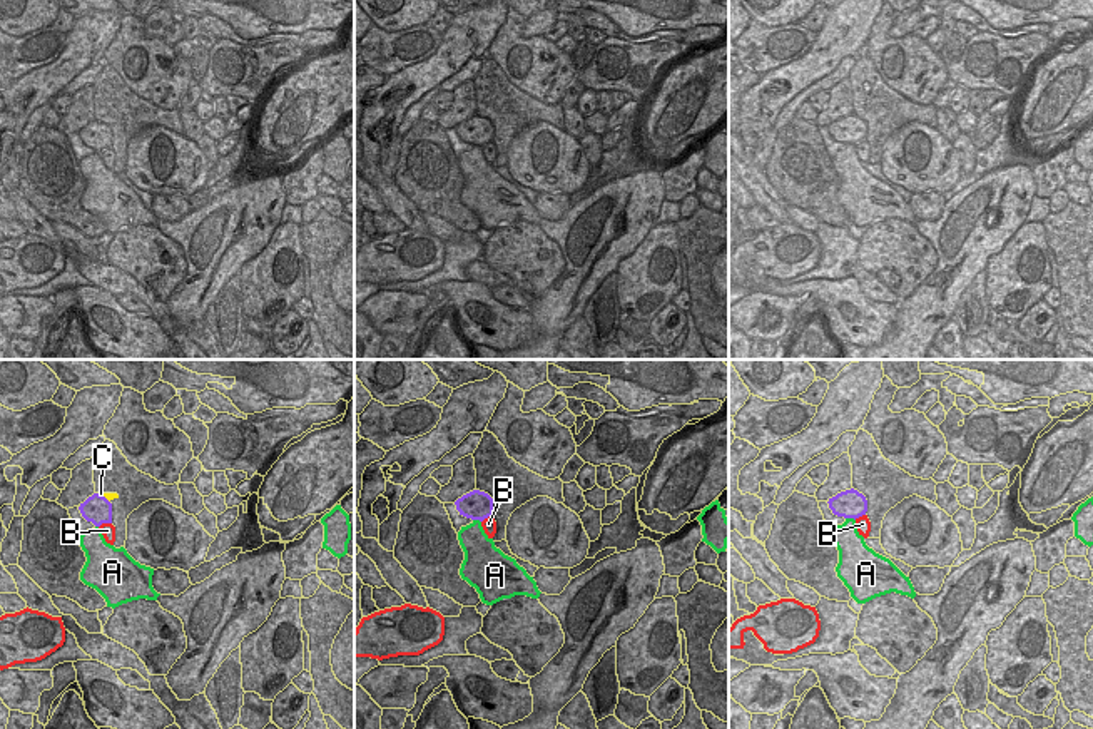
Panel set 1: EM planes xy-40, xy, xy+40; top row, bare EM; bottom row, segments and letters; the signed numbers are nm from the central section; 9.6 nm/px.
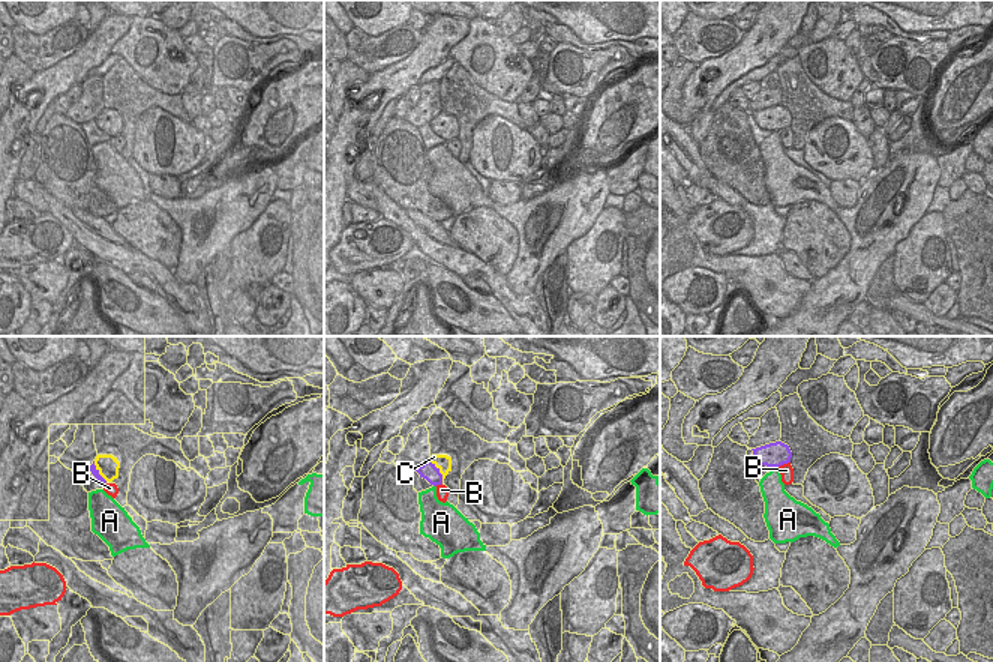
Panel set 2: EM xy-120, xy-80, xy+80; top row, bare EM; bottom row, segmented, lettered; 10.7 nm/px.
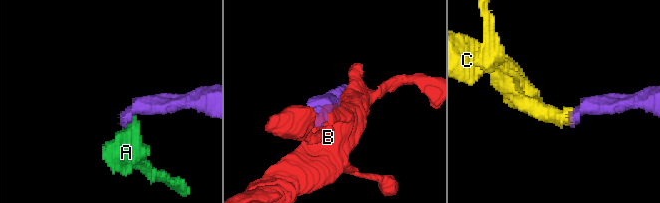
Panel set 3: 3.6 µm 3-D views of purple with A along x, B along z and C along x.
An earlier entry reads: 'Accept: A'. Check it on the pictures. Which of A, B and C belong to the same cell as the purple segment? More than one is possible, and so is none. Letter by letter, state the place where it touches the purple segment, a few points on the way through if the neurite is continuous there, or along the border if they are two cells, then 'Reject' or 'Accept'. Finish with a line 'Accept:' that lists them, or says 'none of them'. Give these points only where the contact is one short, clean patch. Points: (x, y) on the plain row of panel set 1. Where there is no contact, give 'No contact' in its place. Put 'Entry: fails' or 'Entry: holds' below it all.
A: Touches purple at xy+40 (851, 142). Reject
B: Touches purple at xy-40 (104, 147). Reject
C: Touches purple at xy-40 (106, 124). Accept
Accept: C
Entry: fails

